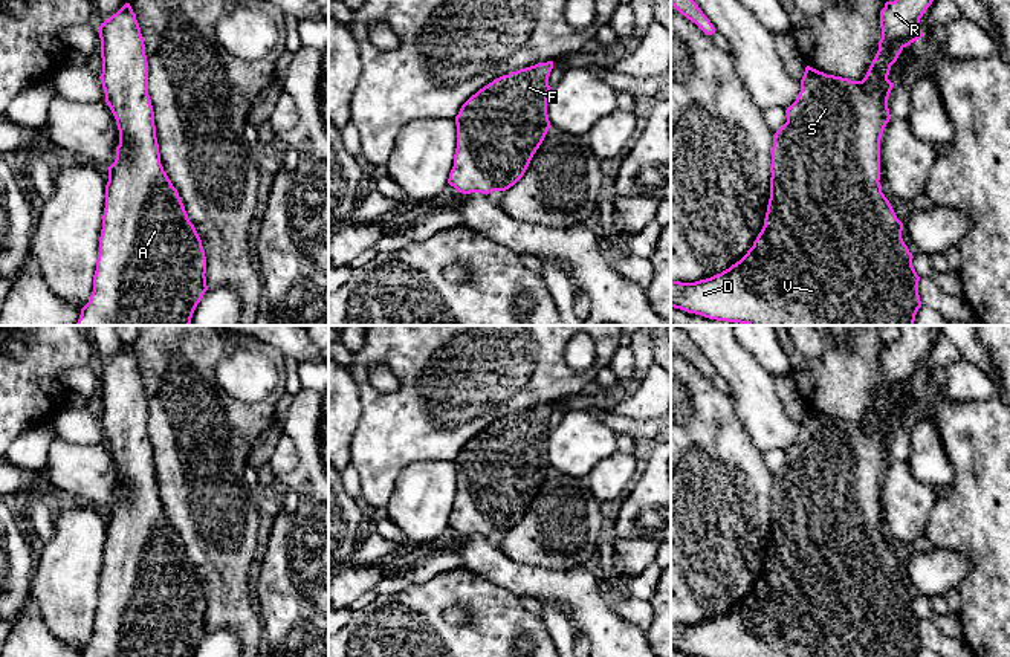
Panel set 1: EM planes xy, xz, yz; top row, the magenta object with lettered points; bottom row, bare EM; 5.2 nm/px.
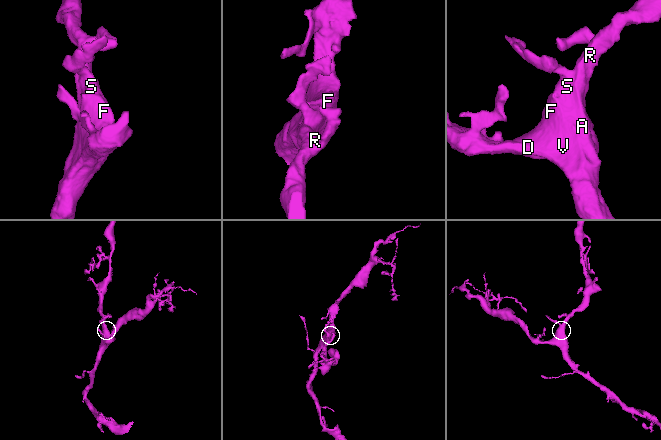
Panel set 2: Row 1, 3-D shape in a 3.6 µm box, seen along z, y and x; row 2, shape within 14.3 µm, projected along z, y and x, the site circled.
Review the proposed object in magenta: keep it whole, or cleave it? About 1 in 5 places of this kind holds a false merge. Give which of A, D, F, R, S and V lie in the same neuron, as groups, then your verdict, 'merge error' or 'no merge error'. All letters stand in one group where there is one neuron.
A D F R S V | no merge error

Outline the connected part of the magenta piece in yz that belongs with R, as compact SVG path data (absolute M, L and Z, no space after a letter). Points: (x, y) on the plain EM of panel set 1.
M900 325L900 336L894 344L886 344L880 353L882 380L879 393L862 423L827 417L810 408L805 409L801 422L801 434L796 443L785 452L787 464L773 477L772 507L770 507L770 541L764 561L764 568L747 596L729 611L711 620L695 625L671 623L671 649L695 657L917 657L921 649L918 623L912 608L912 596L902 581L903 565L897 561L889 542L882 535L880 527L880 481L891 461L888 440L894 425L888 422L891 408L902 393L923 379L920 361L941 335L941 325Z

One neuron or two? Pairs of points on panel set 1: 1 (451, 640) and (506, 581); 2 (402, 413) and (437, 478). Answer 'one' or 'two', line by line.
1: two
2: two

